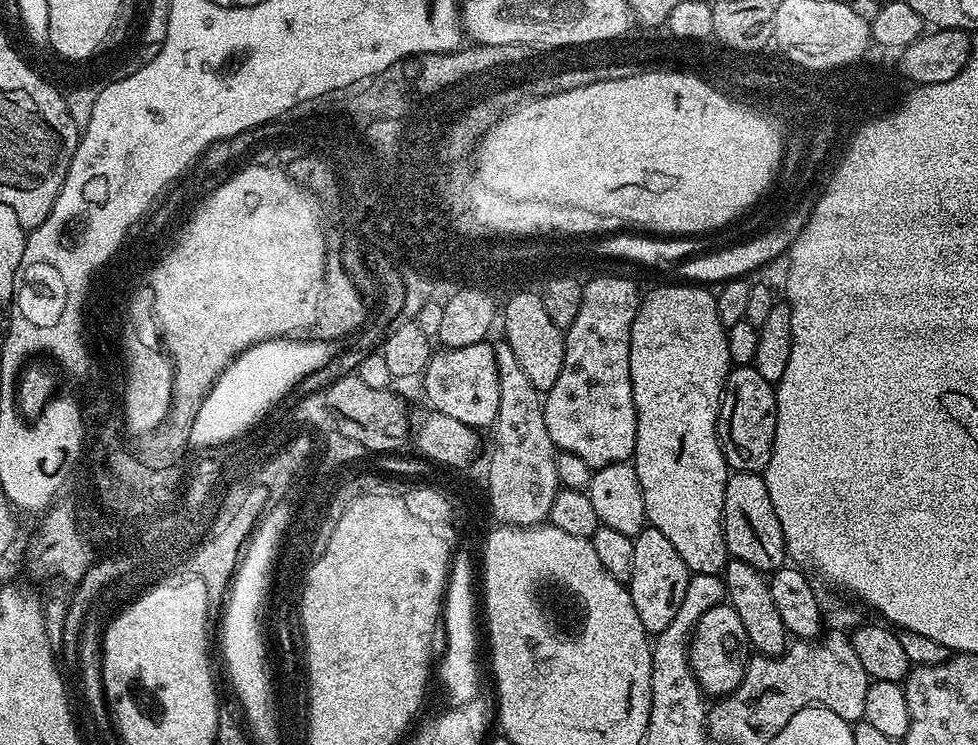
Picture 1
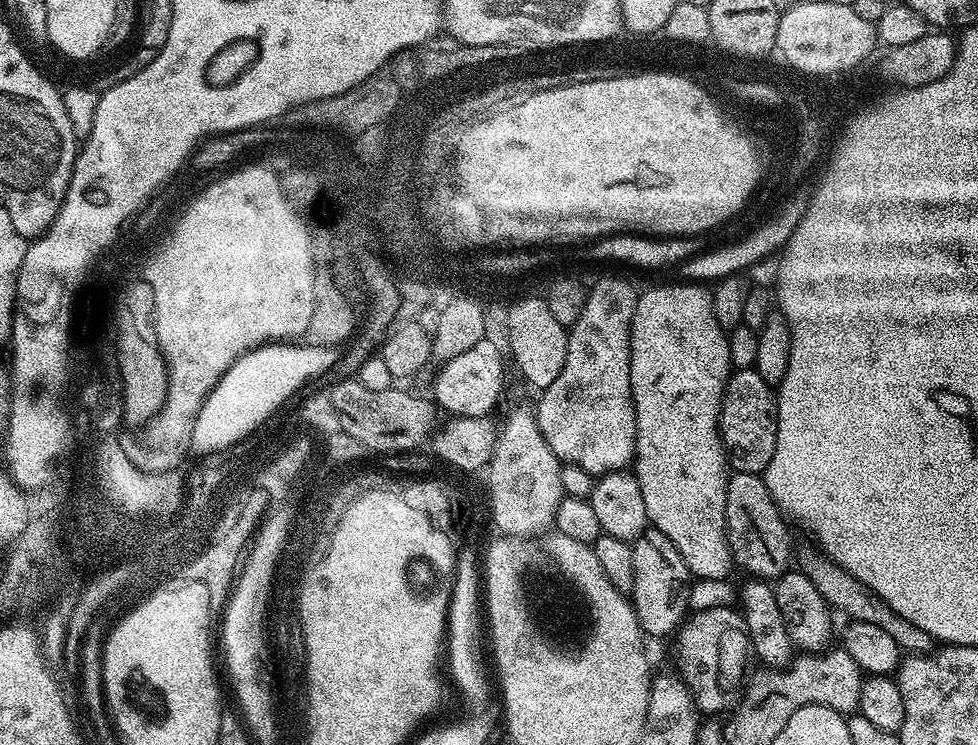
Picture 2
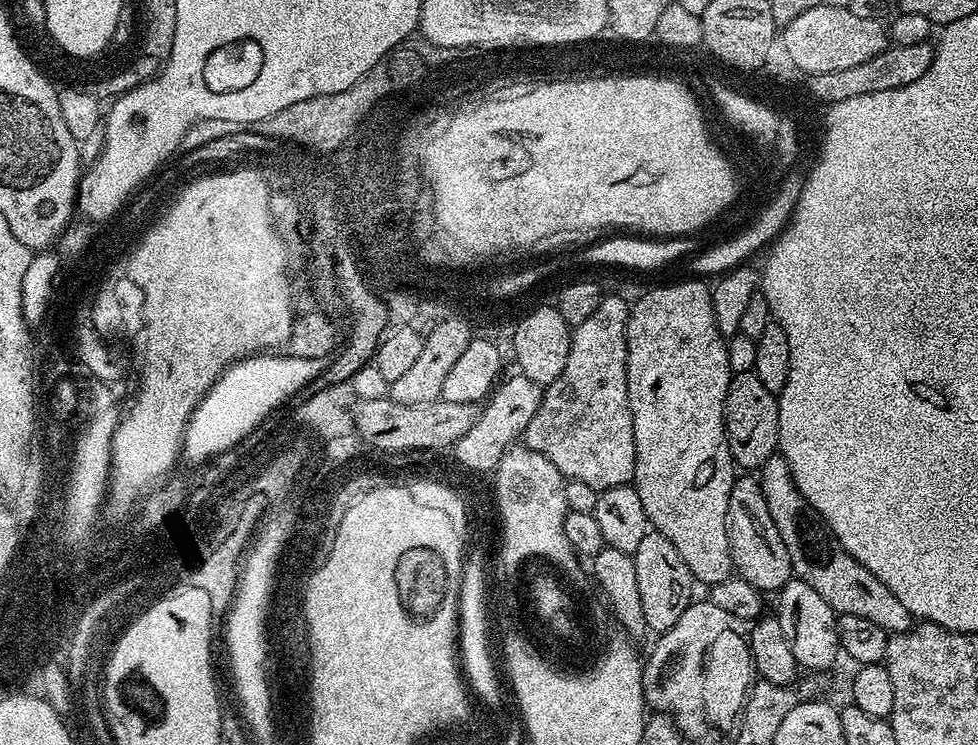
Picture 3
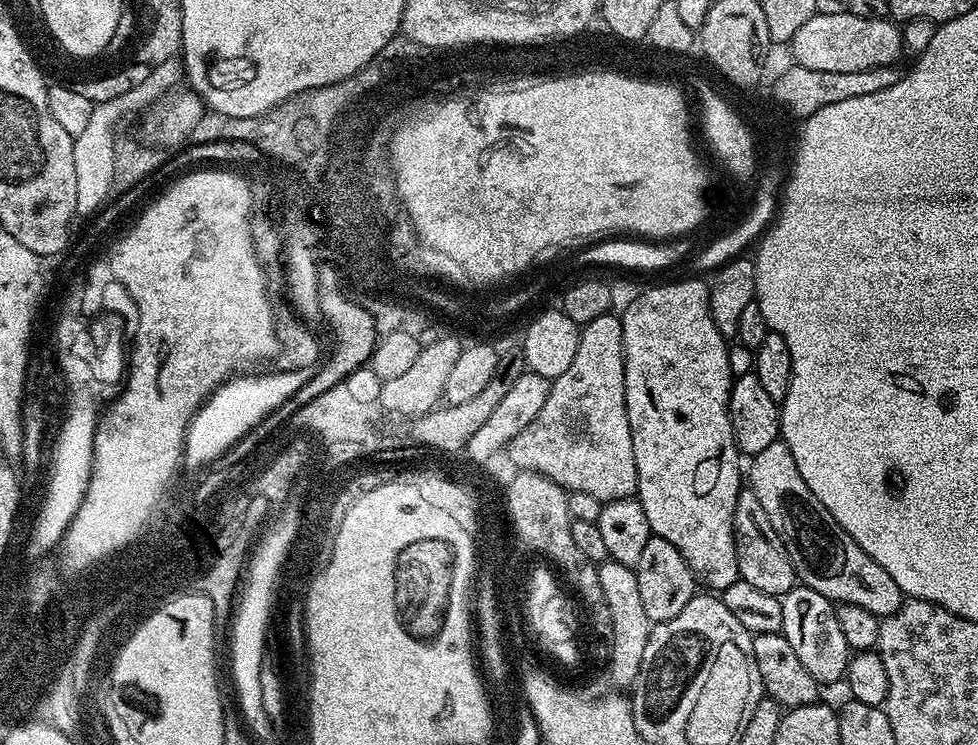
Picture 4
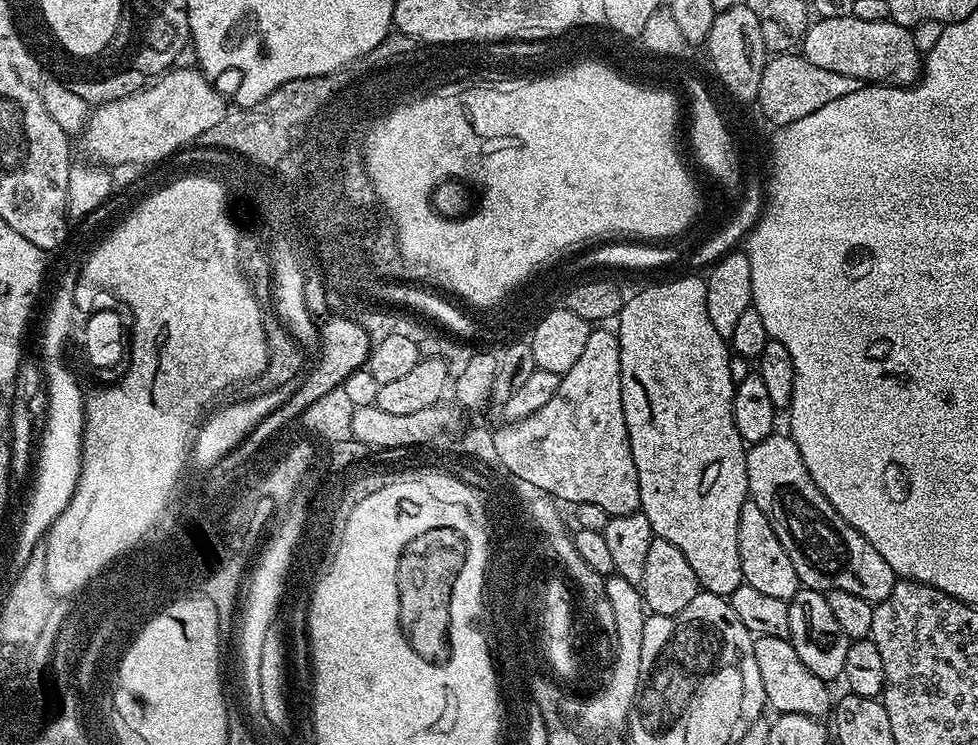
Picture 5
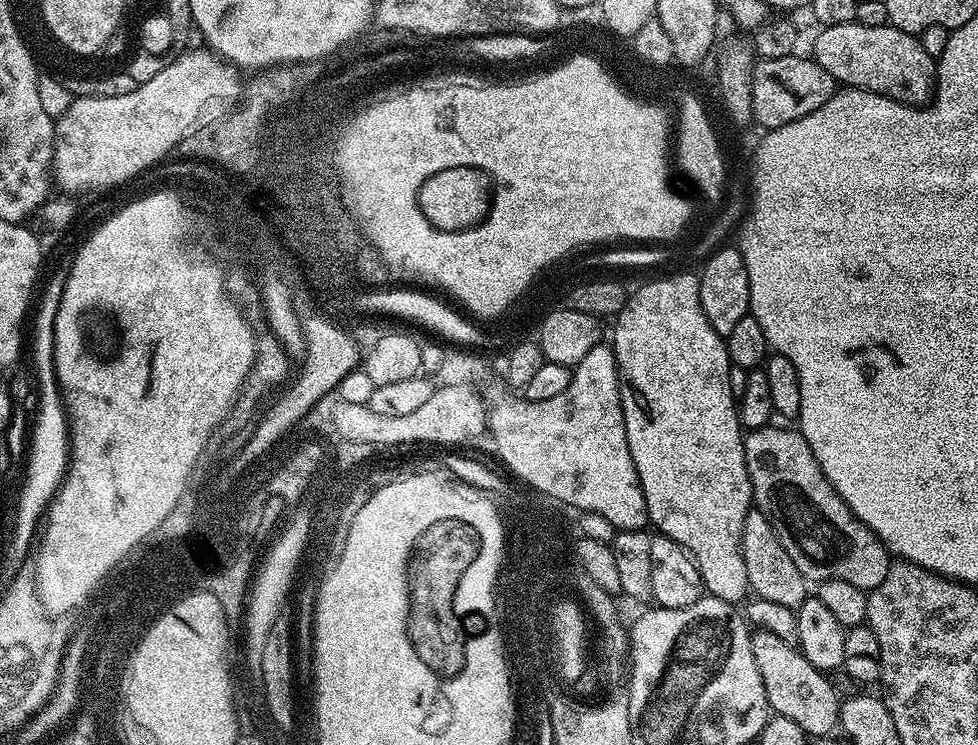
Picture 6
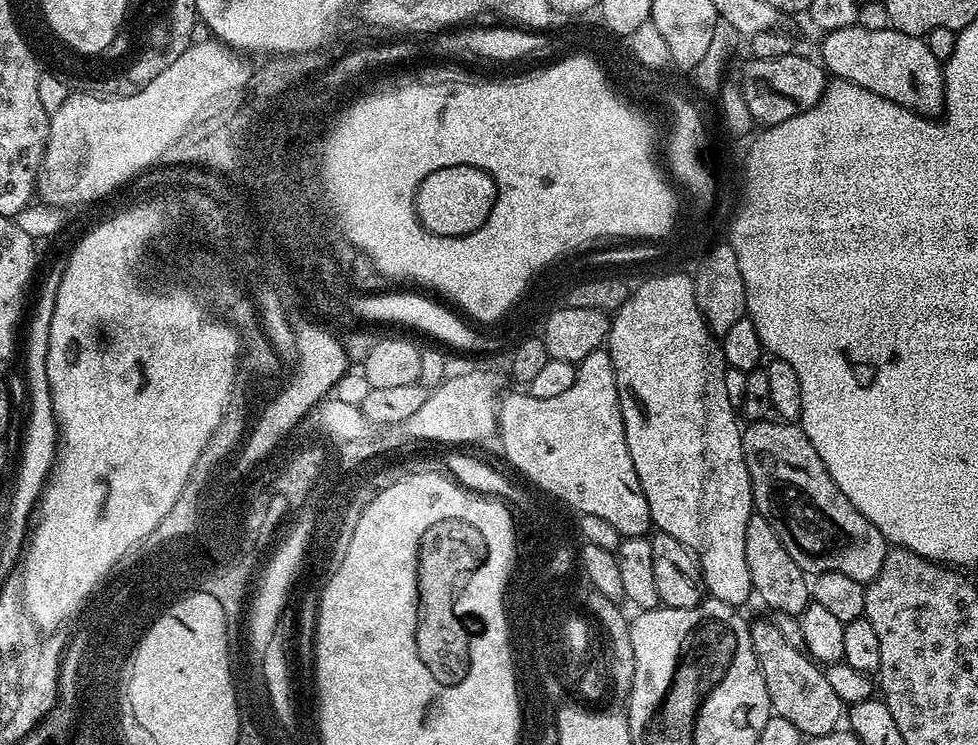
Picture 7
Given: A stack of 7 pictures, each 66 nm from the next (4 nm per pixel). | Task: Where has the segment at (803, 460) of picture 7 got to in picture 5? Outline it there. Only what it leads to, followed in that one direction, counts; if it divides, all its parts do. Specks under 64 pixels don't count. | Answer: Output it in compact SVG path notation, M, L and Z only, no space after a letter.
M780 435L767 436L747 449L748 494L758 510L770 518L778 542L782 542L786 554L790 554L794 570L798 570L801 585L825 594L846 590L846 594L866 598L873 606L881 604L890 598L890 590L894 590L896 572L890 570L890 562L830 506L826 494L822 494L814 478L810 478L810 470L806 470L806 462L802 462L802 454L791 435Z

